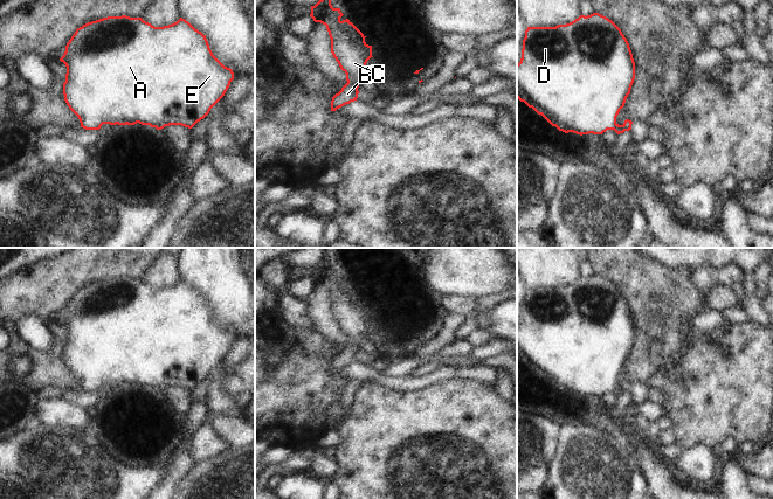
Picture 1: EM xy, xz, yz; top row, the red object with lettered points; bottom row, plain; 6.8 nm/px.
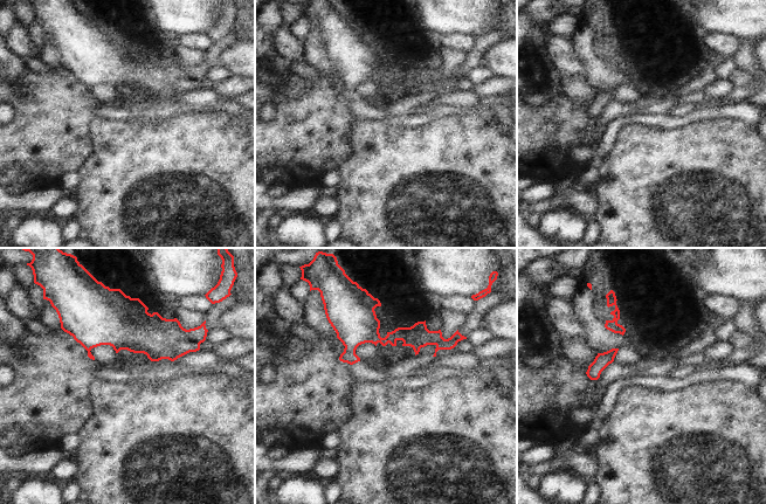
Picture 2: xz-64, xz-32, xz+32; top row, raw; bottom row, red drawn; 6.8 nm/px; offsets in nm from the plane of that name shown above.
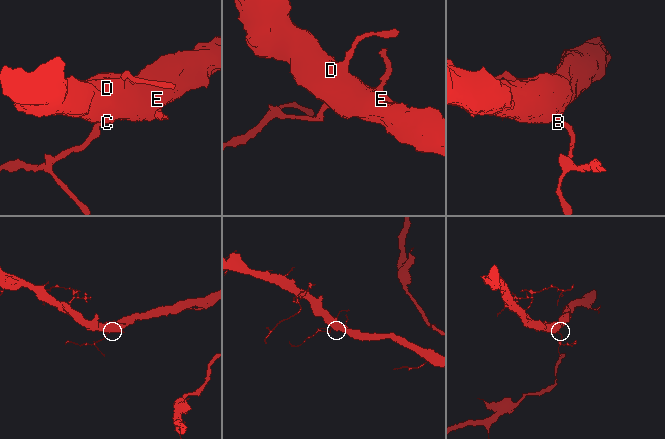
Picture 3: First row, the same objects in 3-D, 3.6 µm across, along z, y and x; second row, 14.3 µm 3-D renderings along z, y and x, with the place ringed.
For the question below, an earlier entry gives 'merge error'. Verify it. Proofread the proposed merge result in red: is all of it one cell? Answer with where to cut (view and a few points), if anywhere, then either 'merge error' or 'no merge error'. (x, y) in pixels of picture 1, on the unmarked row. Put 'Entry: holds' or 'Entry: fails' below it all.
no cut | no merge error
Entry: fails

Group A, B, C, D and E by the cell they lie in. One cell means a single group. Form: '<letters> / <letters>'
A B C D E

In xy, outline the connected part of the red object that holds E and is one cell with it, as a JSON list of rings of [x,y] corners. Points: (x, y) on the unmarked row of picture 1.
[[[108,278],[96,283],[88,284],[77,290],[65,307],[65,313],[60,320],[67,328],[65,344],[63,345],[64,362],[69,370],[78,379],[81,389],[85,391],[99,391],[103,386],[110,387],[150,387],[161,391],[170,387],[181,387],[192,390],[198,383],[203,381],[210,370],[225,358],[230,344],[234,341],[234,334],[230,330],[225,328],[212,314],[206,297],[195,291],[188,283],[180,279],[177,284],[154,289],[144,283],[142,279]]]

